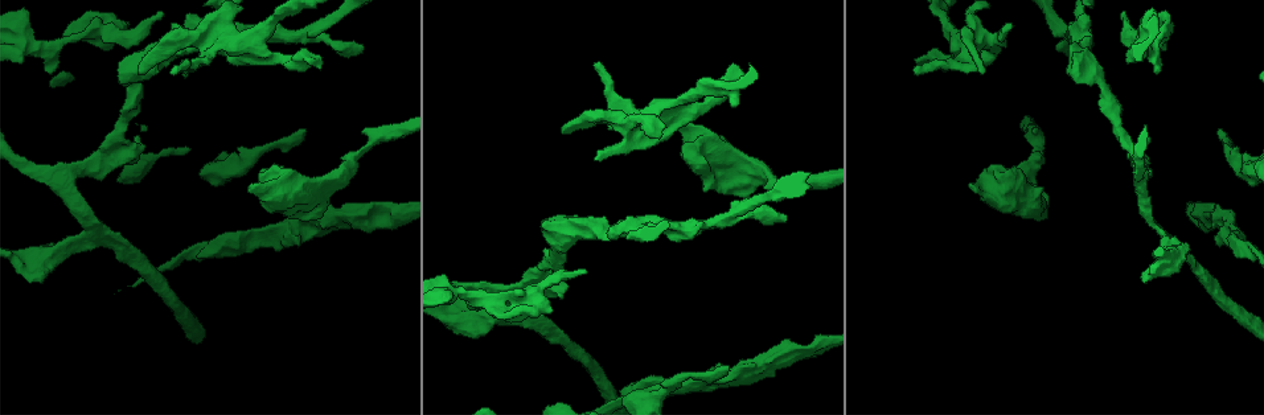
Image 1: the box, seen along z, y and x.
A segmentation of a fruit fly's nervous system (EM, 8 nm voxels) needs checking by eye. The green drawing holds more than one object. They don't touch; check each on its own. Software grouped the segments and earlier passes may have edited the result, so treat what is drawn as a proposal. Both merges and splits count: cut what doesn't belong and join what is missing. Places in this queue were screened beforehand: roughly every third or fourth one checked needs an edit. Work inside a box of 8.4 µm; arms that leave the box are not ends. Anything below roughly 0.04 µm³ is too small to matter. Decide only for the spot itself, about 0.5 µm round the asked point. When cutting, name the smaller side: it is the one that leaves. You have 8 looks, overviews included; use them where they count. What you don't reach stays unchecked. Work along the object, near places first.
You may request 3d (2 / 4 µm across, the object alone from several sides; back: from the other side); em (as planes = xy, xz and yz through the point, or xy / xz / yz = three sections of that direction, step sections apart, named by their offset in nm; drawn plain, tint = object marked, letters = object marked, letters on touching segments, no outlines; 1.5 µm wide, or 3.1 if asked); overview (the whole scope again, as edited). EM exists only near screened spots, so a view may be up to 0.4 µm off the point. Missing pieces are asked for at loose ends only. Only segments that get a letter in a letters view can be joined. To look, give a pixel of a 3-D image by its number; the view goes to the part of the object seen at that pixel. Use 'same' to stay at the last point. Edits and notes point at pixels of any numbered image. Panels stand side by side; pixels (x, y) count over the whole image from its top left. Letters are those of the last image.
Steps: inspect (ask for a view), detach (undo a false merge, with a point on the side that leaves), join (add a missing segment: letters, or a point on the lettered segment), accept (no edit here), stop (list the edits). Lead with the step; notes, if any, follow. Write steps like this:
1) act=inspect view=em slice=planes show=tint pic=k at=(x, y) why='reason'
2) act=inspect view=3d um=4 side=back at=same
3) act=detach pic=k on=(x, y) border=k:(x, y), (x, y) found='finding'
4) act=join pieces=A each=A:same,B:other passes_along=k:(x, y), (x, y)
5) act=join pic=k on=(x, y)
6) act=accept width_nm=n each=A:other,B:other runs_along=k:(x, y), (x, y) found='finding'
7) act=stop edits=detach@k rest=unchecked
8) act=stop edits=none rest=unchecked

act=inspect view=em slice=planes show=plain pic=1 at=(973, 186) why='branch stops here'

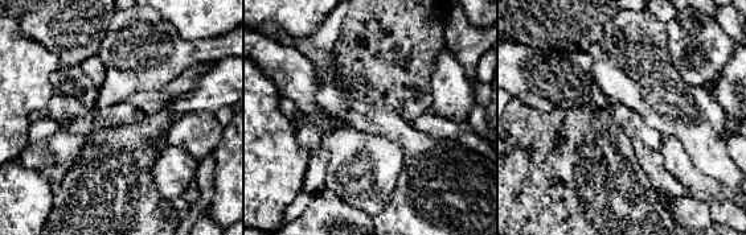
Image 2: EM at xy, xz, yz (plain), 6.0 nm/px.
act=inspect view=em slice=planes show=letters at=same why='see the neighbours'

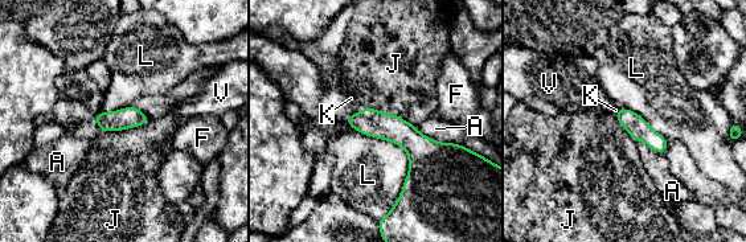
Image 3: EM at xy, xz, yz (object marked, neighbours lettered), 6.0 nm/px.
act=join pieces=K width_nm=140 longest_contact=L:600nm each=A:other,F:other,J:other,K:same,L:other,V:other found='it goes on there'

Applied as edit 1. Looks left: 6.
act=inspect view=overview why='redraw'

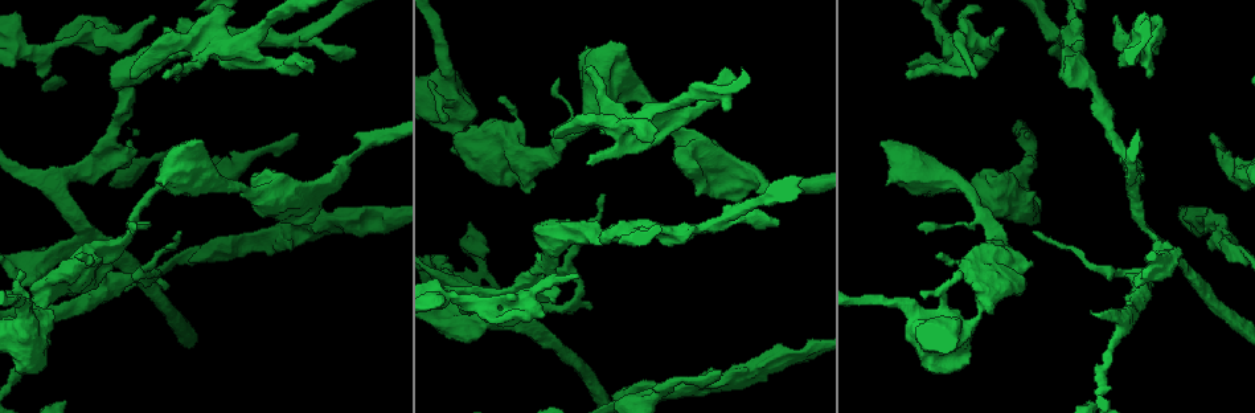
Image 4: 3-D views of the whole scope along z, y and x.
act=inspect view=em slice=planes show=letters pic=4 at=(910, 80) why='free end'

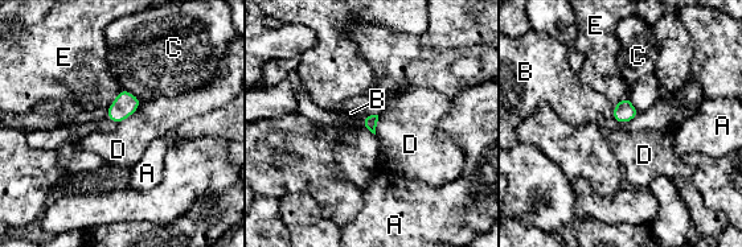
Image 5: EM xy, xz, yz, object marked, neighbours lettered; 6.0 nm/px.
act=accept each=A:other,B:other,C:other,D:other,E:other border=5:(142, 103), (118, 124) found='none of them fits'

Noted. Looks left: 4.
act=inspect view=em slice=xy step=8 show=tint pic=4 at=(1031, 149) why='thin neck'

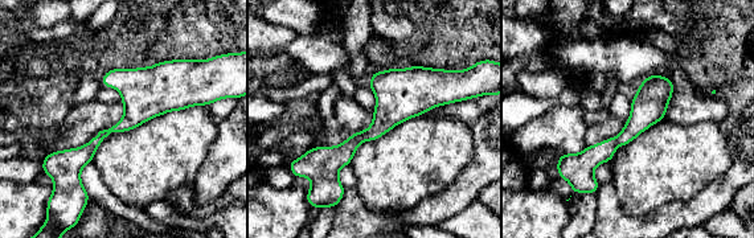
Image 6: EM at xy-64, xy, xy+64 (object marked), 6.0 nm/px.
act=inspect view=em slice=planes show=letters at=same why='another direction'

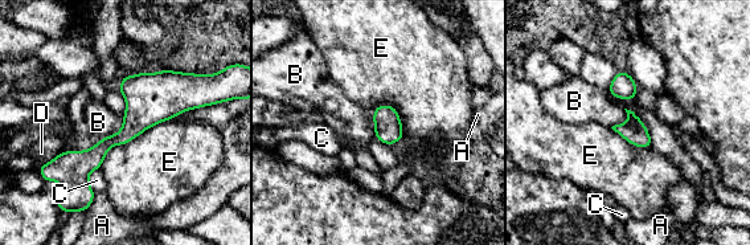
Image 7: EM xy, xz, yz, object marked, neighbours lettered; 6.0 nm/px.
act=accept each=A:other,B:other,C:other,D:other,E:other runs_along=7:(212, 98), (160, 98), (93, 156), (65, 156) found='all the same cell'

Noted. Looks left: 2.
act=stop edits=join@3 rest=unchecked

